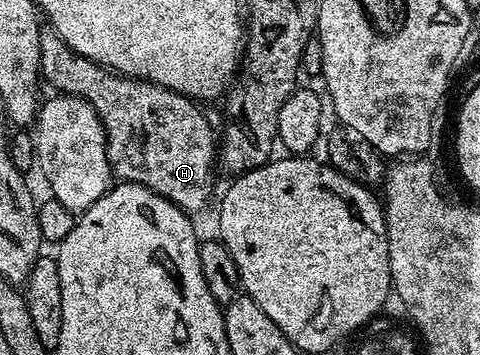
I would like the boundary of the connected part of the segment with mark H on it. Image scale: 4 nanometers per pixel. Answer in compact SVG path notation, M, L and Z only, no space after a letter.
M51 29L40 33L40 74L43 82L48 83L57 92L76 95L95 109L104 126L108 142L108 160L112 174L125 183L137 183L148 187L154 193L166 197L174 205L189 213L200 211L212 195L212 163L218 159L218 139L212 136L212 127L208 119L199 111L197 104L184 95L174 93L157 83L148 83L145 79L129 79L118 75L107 67L100 67L94 61L74 53L62 37Z

